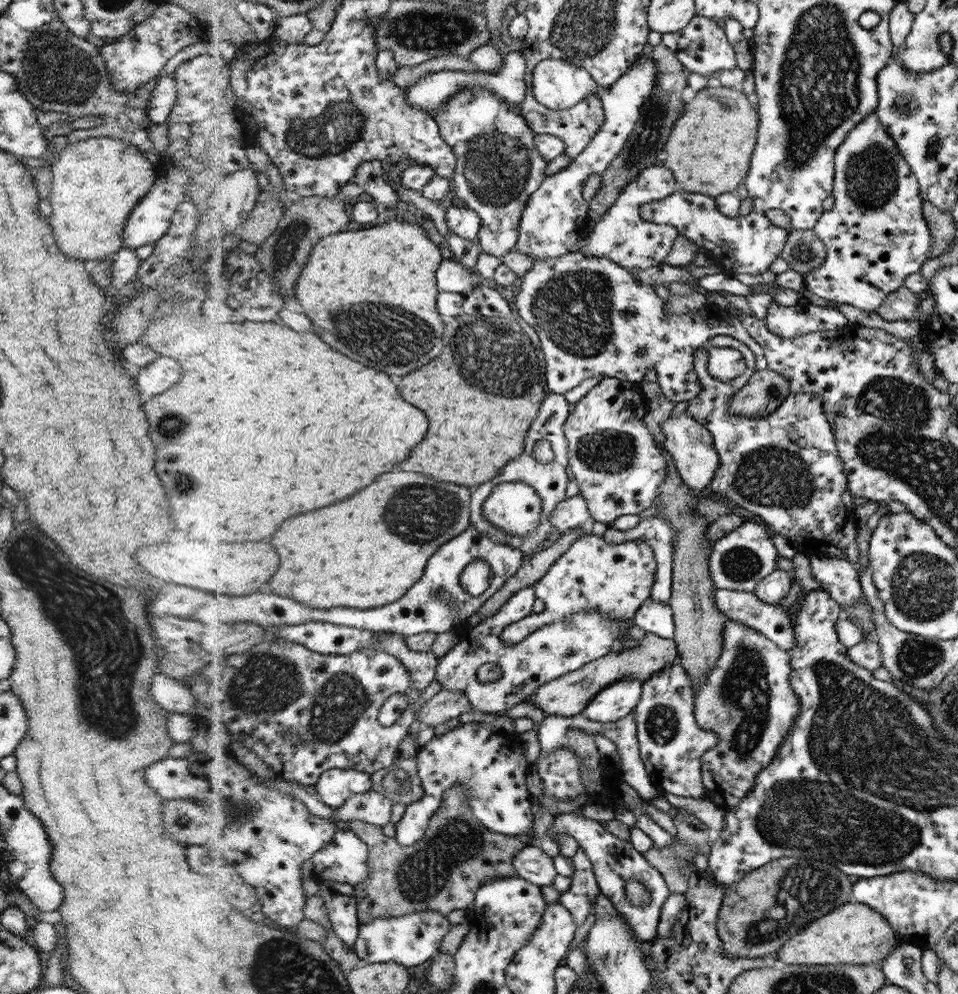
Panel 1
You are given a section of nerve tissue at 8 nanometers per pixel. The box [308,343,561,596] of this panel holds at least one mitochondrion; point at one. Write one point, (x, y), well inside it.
(418, 518)

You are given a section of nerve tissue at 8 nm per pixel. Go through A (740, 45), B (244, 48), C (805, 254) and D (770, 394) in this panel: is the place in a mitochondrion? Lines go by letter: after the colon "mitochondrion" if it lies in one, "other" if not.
A: other
B: other
C: mitochondrion
D: mitochondrion

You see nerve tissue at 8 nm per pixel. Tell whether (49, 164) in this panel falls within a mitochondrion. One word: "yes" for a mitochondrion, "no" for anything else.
no

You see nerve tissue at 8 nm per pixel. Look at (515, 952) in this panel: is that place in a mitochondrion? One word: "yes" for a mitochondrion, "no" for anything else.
no

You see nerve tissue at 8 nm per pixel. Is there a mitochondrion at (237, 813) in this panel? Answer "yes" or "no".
no

